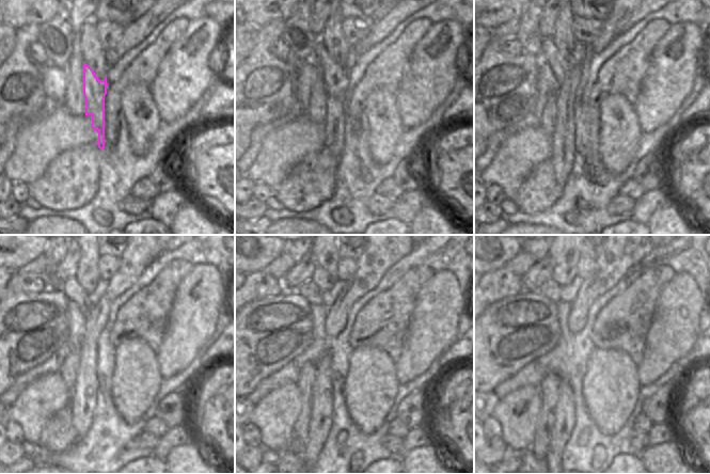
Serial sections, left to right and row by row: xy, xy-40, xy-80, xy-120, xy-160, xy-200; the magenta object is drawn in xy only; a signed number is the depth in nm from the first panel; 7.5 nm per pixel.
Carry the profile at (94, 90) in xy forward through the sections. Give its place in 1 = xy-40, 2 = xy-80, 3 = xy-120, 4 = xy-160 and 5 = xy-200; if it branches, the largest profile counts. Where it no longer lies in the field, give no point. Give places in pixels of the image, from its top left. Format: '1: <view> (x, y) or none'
1: xy-40 (334, 77)
2: xy-80 (562, 68)
3: xy-120 (74, 291)
4: xy-160 (310, 290)
5: xy-200 (550, 289)

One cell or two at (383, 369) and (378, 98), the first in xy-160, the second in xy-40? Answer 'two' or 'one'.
one

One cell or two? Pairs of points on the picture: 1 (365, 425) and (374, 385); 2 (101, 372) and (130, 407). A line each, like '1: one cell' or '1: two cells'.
1: one cell
2: two cells

